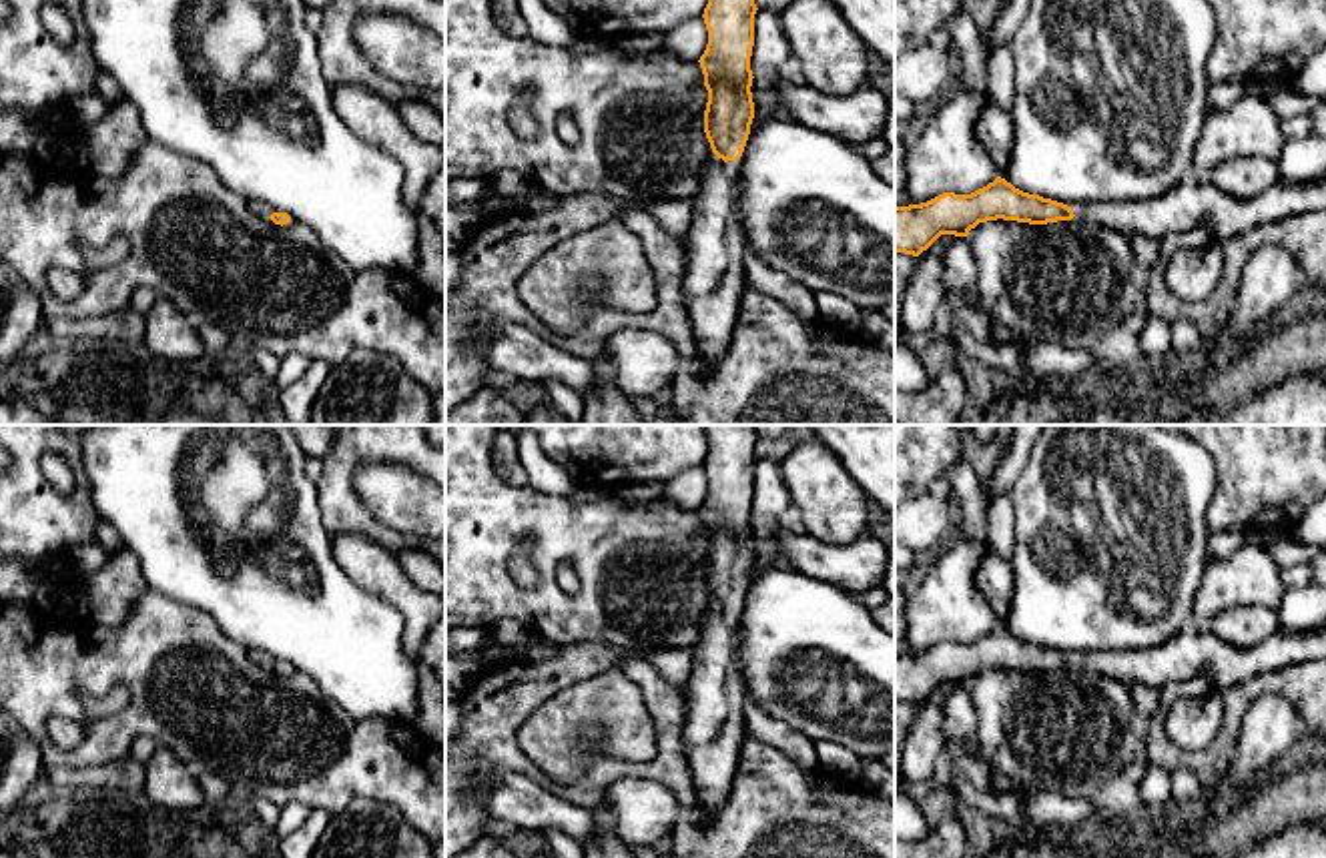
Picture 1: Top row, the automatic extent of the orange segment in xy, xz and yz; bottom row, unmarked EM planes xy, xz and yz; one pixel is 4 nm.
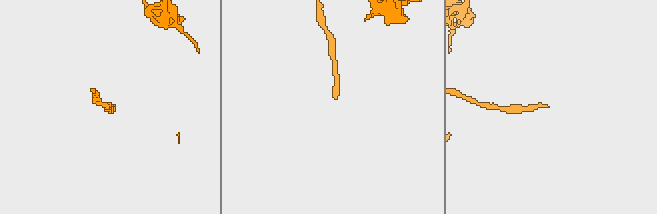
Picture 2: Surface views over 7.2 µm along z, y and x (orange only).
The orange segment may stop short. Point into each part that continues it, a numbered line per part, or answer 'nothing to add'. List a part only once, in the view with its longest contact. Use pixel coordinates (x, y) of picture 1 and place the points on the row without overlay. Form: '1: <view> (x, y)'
1: xz (715, 728)

